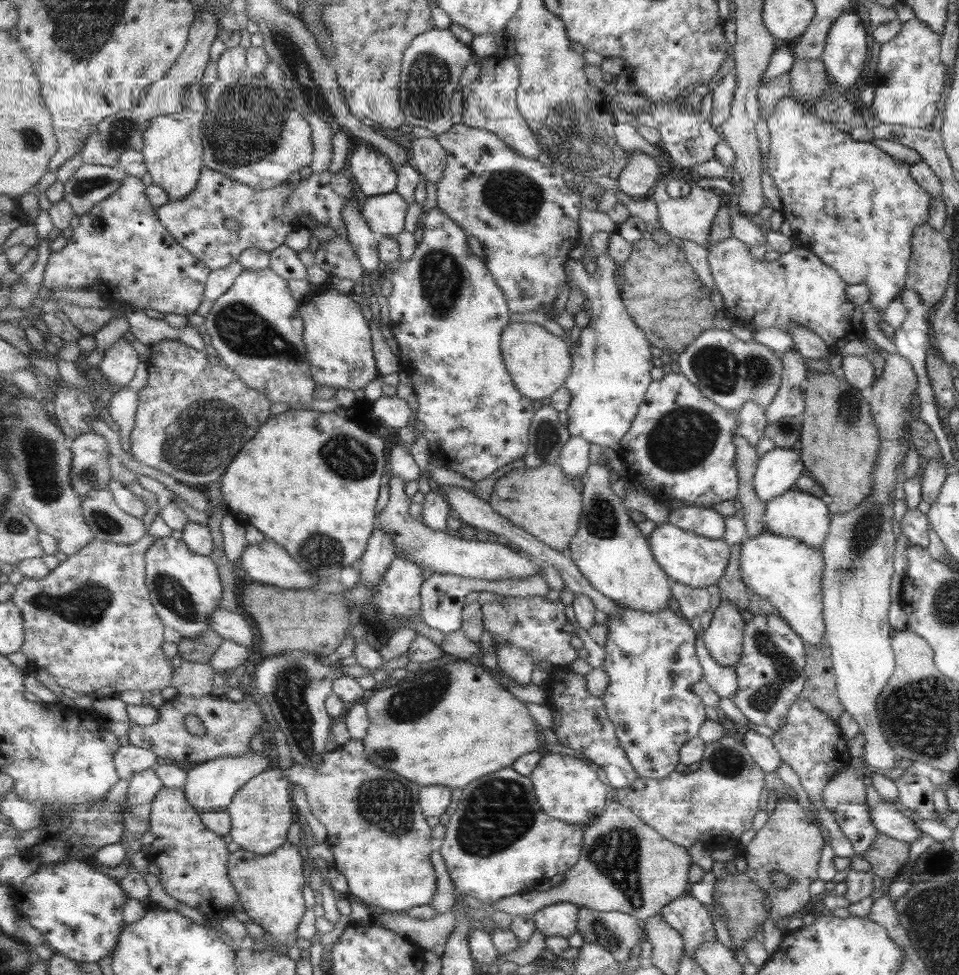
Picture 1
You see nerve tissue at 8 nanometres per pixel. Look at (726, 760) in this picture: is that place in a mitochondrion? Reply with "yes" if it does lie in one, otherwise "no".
yes

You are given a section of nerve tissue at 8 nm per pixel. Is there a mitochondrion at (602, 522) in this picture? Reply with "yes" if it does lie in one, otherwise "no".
yes

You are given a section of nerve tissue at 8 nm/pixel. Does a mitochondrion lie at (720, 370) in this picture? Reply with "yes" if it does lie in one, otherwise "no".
yes

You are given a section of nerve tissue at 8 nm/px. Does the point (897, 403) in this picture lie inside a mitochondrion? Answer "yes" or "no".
yes

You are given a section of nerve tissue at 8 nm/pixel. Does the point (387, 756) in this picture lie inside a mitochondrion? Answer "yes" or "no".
yes

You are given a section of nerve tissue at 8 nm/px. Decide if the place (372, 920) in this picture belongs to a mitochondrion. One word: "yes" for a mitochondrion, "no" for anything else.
no

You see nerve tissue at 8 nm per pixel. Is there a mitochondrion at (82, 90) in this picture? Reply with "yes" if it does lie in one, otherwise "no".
no

